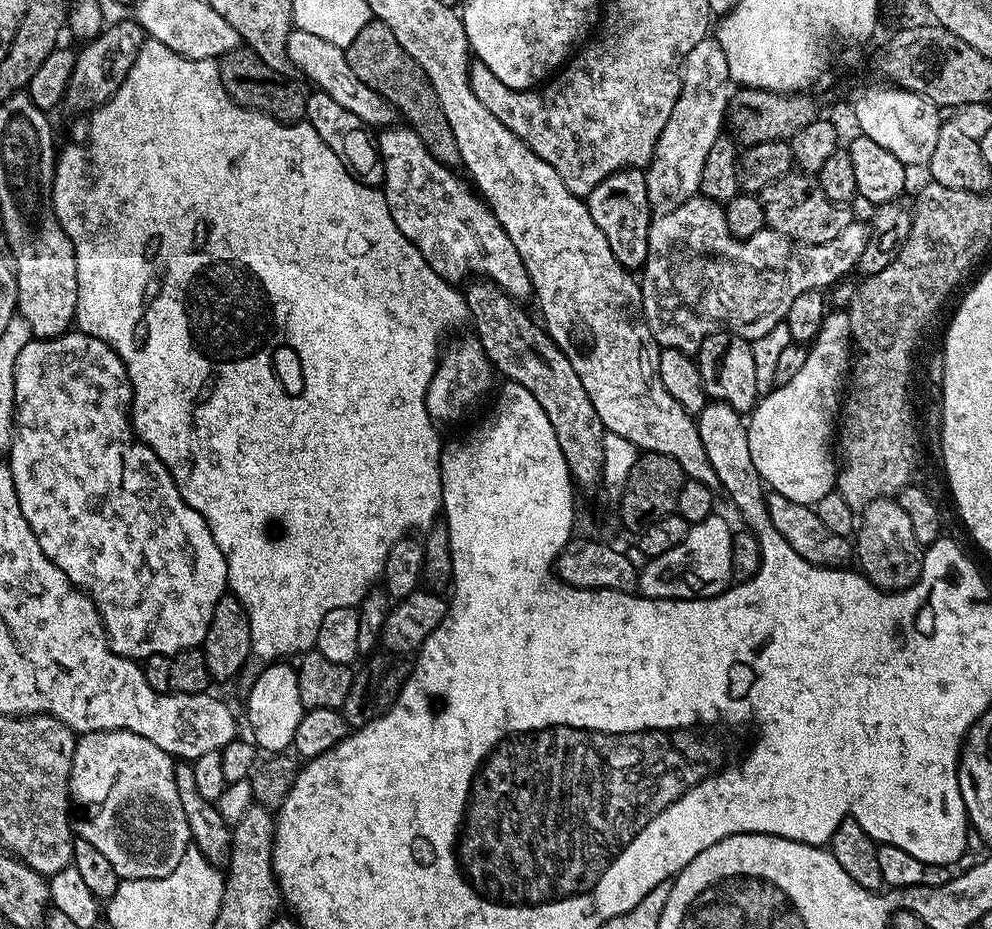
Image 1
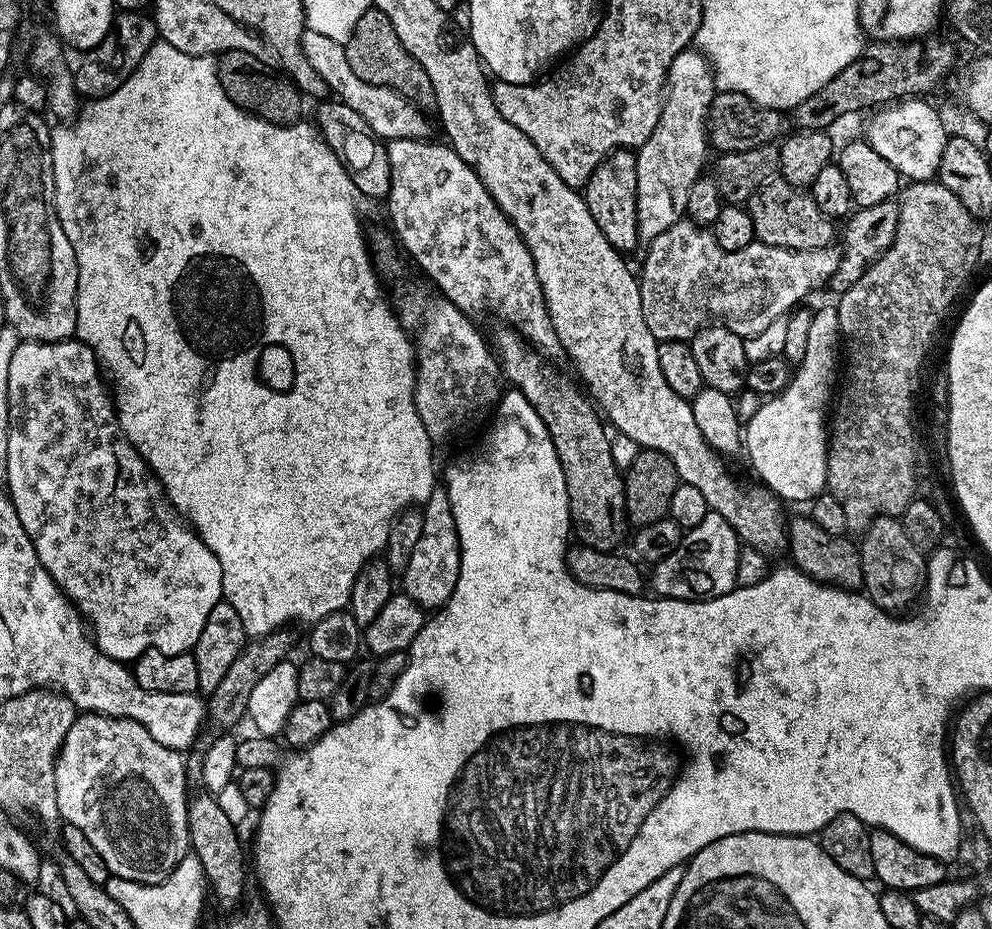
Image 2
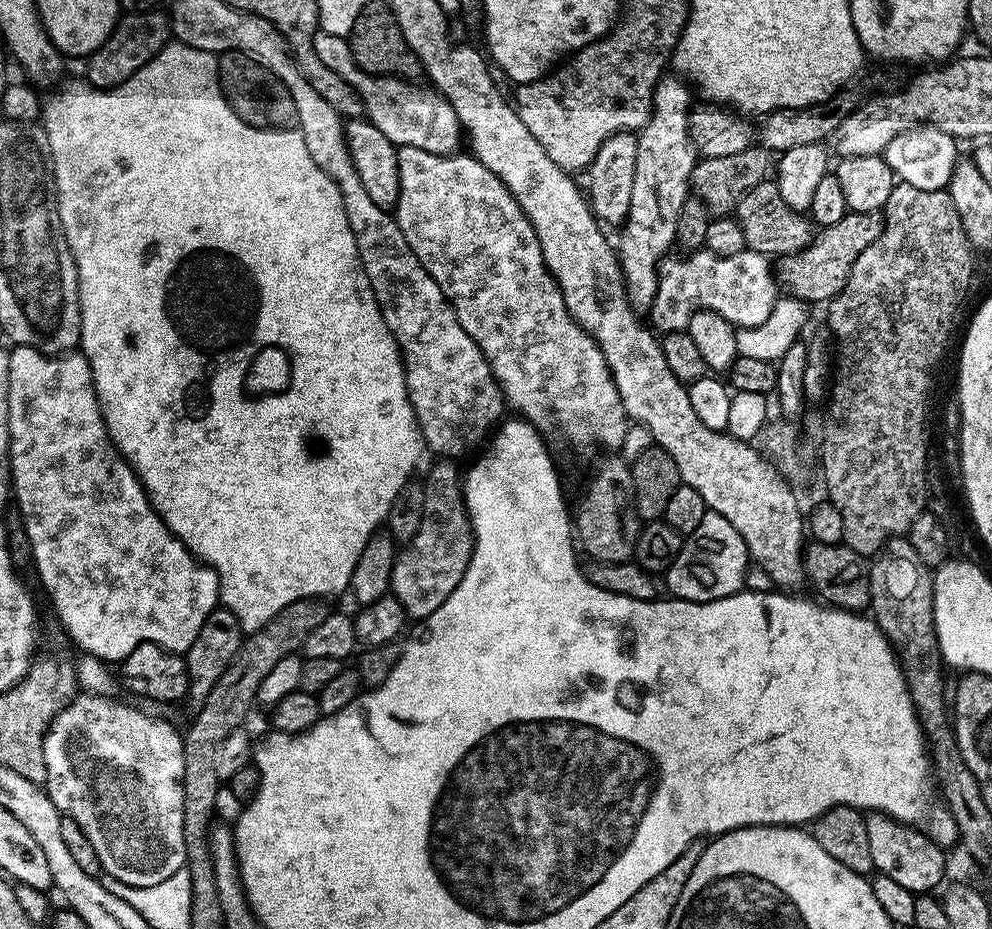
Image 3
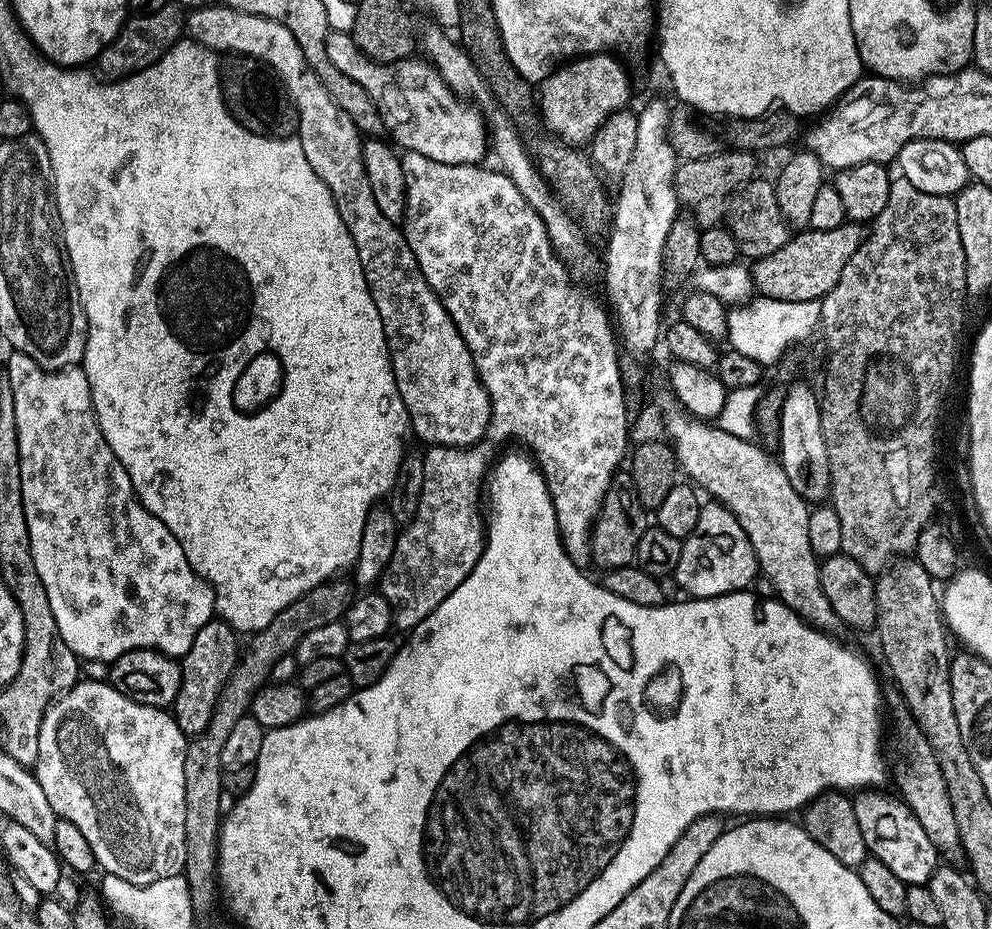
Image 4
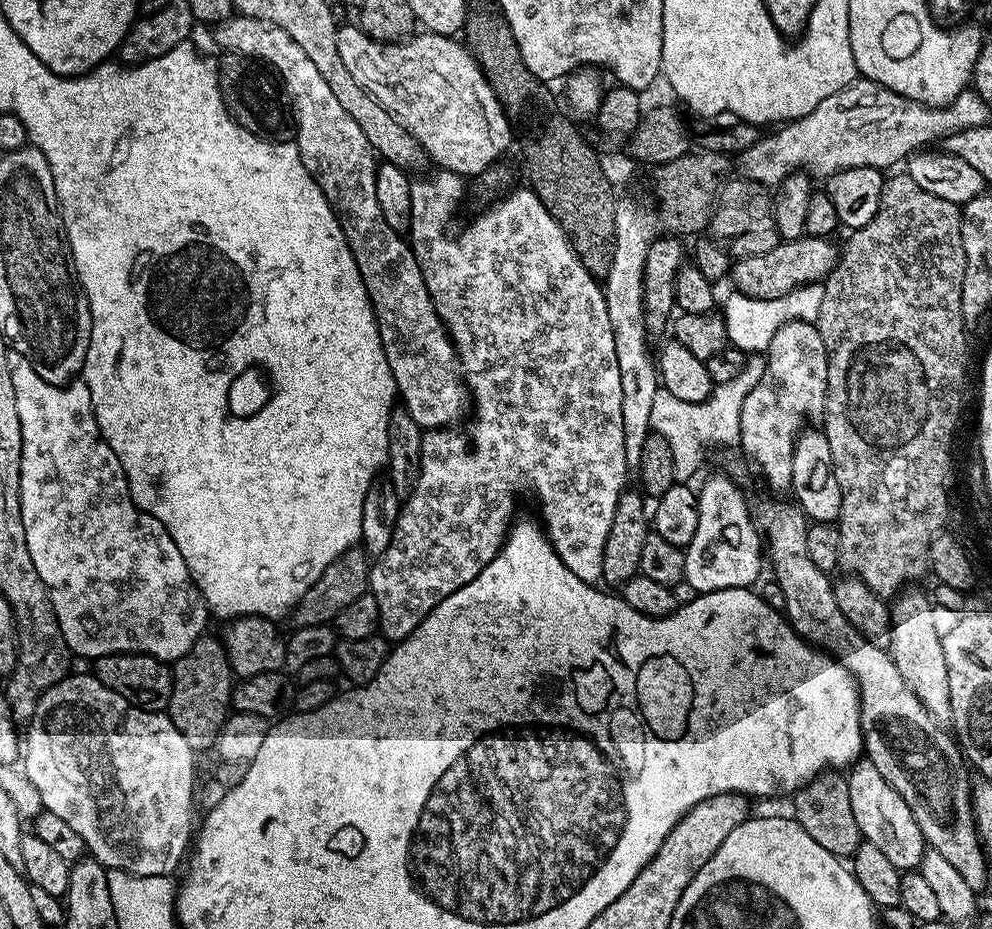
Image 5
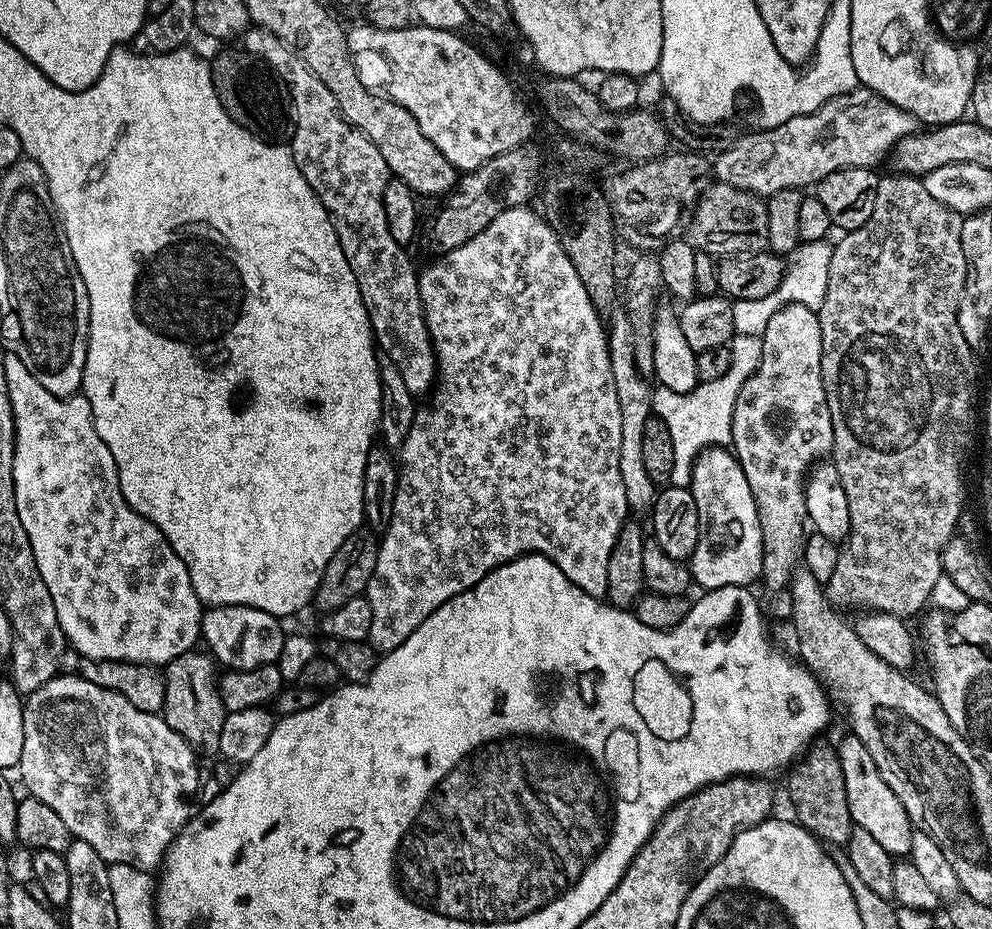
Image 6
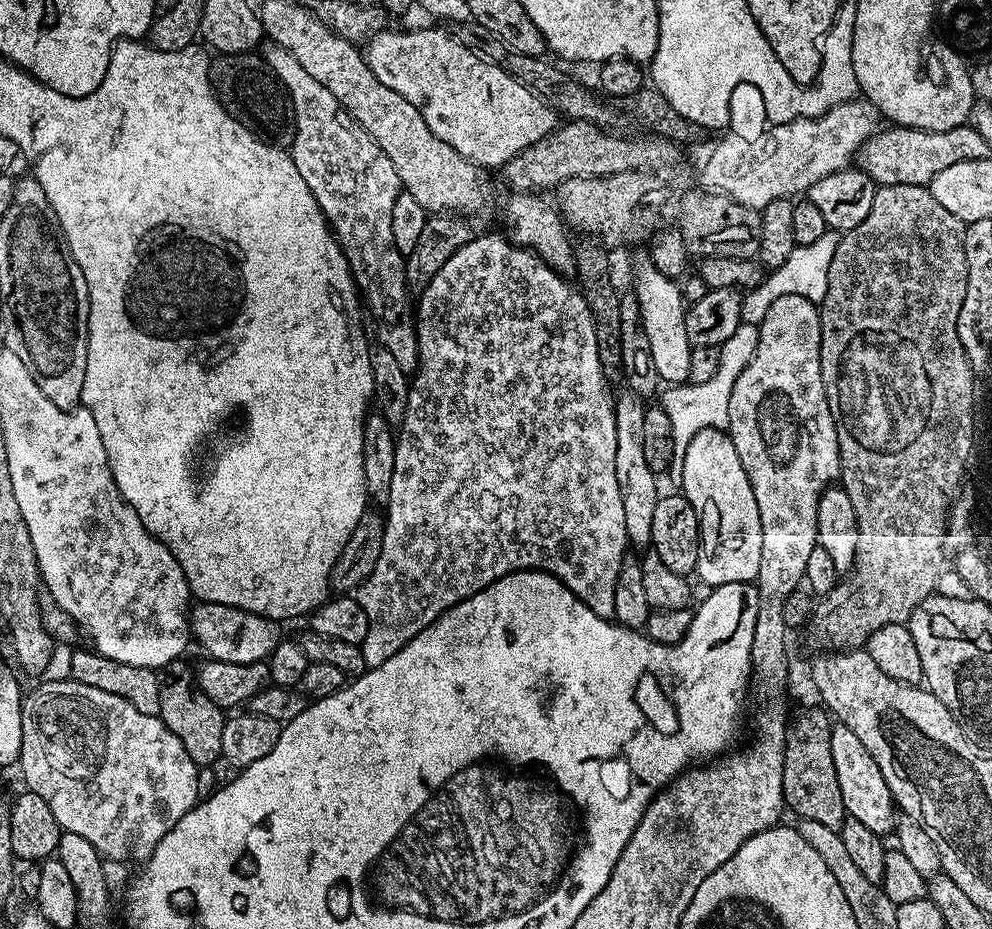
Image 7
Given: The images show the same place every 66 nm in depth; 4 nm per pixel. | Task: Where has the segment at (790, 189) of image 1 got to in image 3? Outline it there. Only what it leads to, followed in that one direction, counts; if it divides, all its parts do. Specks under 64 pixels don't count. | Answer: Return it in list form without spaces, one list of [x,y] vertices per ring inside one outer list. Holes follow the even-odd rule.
[[[771,179],[754,186],[738,202],[734,218],[742,226],[745,245],[753,252],[772,257],[789,256],[812,243],[814,224],[803,212],[790,210],[786,202],[782,202],[782,194],[778,194],[778,186]]]

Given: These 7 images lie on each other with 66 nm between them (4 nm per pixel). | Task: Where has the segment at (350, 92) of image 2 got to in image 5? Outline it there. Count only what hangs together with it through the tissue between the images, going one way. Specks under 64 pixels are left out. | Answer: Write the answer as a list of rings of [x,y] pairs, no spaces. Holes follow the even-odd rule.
[[[341,23],[336,29],[338,58],[350,70],[354,82],[362,86],[387,112],[424,148],[425,157],[433,160],[440,170],[456,172],[465,178],[479,178],[487,168],[501,159],[500,156],[514,140],[514,125],[498,102],[490,82],[484,76],[472,53],[459,39],[439,36],[424,30],[399,42],[371,40],[355,23]]]

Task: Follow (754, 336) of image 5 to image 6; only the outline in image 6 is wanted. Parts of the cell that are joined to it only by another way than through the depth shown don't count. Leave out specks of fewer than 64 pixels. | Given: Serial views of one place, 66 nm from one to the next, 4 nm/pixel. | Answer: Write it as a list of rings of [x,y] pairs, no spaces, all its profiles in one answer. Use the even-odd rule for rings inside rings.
[[[819,240],[809,244],[801,243],[791,257],[790,263],[785,267],[782,282],[778,290],[774,290],[774,294],[766,294],[766,298],[735,301],[732,309],[737,333],[763,336],[766,322],[770,322],[770,318],[774,318],[774,314],[778,314],[778,310],[782,310],[788,304],[801,304],[813,310],[820,309],[826,298],[826,282],[830,274],[832,249],[833,245],[828,240]]]

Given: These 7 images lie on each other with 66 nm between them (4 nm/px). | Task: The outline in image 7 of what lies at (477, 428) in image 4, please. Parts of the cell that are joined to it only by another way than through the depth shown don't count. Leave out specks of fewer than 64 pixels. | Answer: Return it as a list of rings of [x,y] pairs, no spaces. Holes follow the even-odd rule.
[[[269,43],[268,49],[262,52],[265,62],[278,74],[280,81],[286,86],[288,96],[294,106],[294,118],[296,119],[296,137],[290,145],[290,155],[294,166],[298,166],[298,174],[306,178],[306,186],[314,194],[318,206],[324,212],[324,219],[327,220],[329,228],[332,229],[336,240],[340,243],[340,248],[344,251],[344,256],[348,260],[348,268],[352,271],[352,279],[356,281],[359,295],[363,303],[372,311],[372,316],[376,319],[375,339],[402,366],[402,370],[409,374],[415,373],[420,363],[420,338],[417,325],[408,316],[388,316],[388,308],[392,312],[404,312],[408,308],[410,293],[406,274],[404,273],[404,256],[394,246],[394,234],[390,232],[390,214],[394,211],[394,198],[402,190],[398,170],[394,170],[394,162],[386,158],[382,146],[370,138],[370,134],[365,128],[361,128],[360,123],[350,115],[349,112],[318,82],[310,73],[290,54],[285,48],[278,47],[277,44]]]

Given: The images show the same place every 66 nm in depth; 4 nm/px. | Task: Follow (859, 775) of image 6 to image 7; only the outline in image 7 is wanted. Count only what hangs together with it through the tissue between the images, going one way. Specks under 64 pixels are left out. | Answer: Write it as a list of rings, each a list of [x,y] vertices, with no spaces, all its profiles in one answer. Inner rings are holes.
[[[836,726],[830,738],[830,754],[834,757],[834,770],[838,774],[838,787],[842,790],[845,813],[851,819],[862,822],[862,826],[874,830],[874,834],[887,837],[887,832],[889,835],[898,823],[898,805],[892,798],[890,786],[886,786],[886,778],[882,778],[882,770],[878,770],[878,762],[874,762],[870,755],[870,750],[862,746],[854,730]]]

